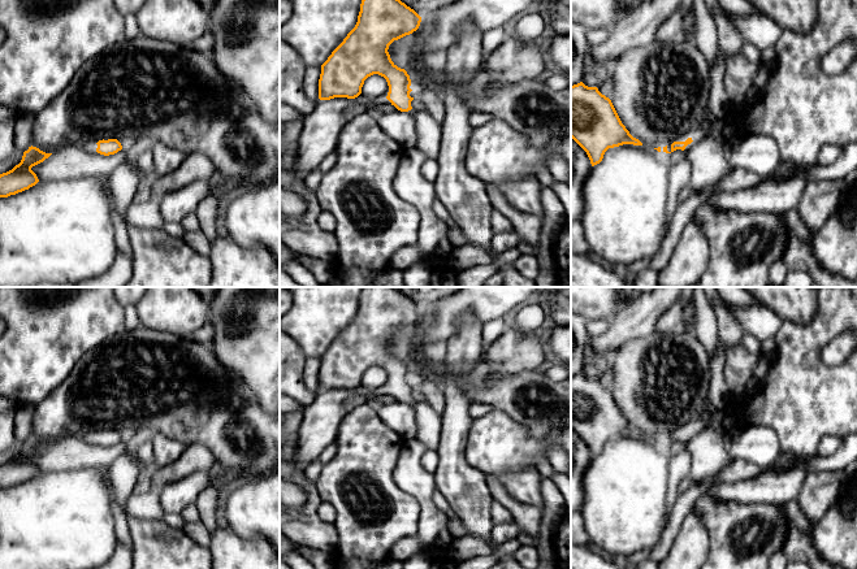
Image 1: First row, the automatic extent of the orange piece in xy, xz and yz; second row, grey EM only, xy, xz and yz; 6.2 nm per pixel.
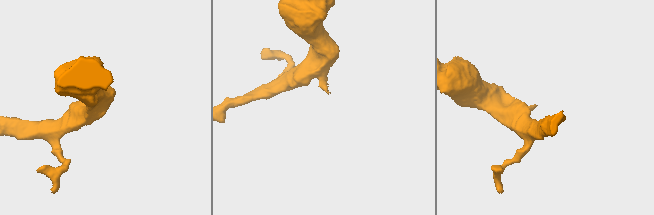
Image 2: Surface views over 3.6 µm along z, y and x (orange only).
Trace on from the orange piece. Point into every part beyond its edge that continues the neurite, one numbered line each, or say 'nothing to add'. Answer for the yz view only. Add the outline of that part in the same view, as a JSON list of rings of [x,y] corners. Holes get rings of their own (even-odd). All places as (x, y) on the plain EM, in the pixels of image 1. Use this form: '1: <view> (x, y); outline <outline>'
1: yz (700, 421); outline [[[696,413],[688,424],[679,426],[674,433],[685,433],[688,429],[691,429],[693,433],[685,438],[684,442],[676,440],[679,443],[687,443],[689,442],[694,435],[698,435],[702,430],[709,427],[710,424],[710,416],[709,413]],[[670,433],[667,435],[667,442],[671,443],[671,435],[674,433]]]

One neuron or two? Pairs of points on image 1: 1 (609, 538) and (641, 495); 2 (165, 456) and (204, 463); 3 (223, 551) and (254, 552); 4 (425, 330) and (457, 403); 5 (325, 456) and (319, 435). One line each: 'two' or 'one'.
1: one
2: two
3: one
4: two
5: two

